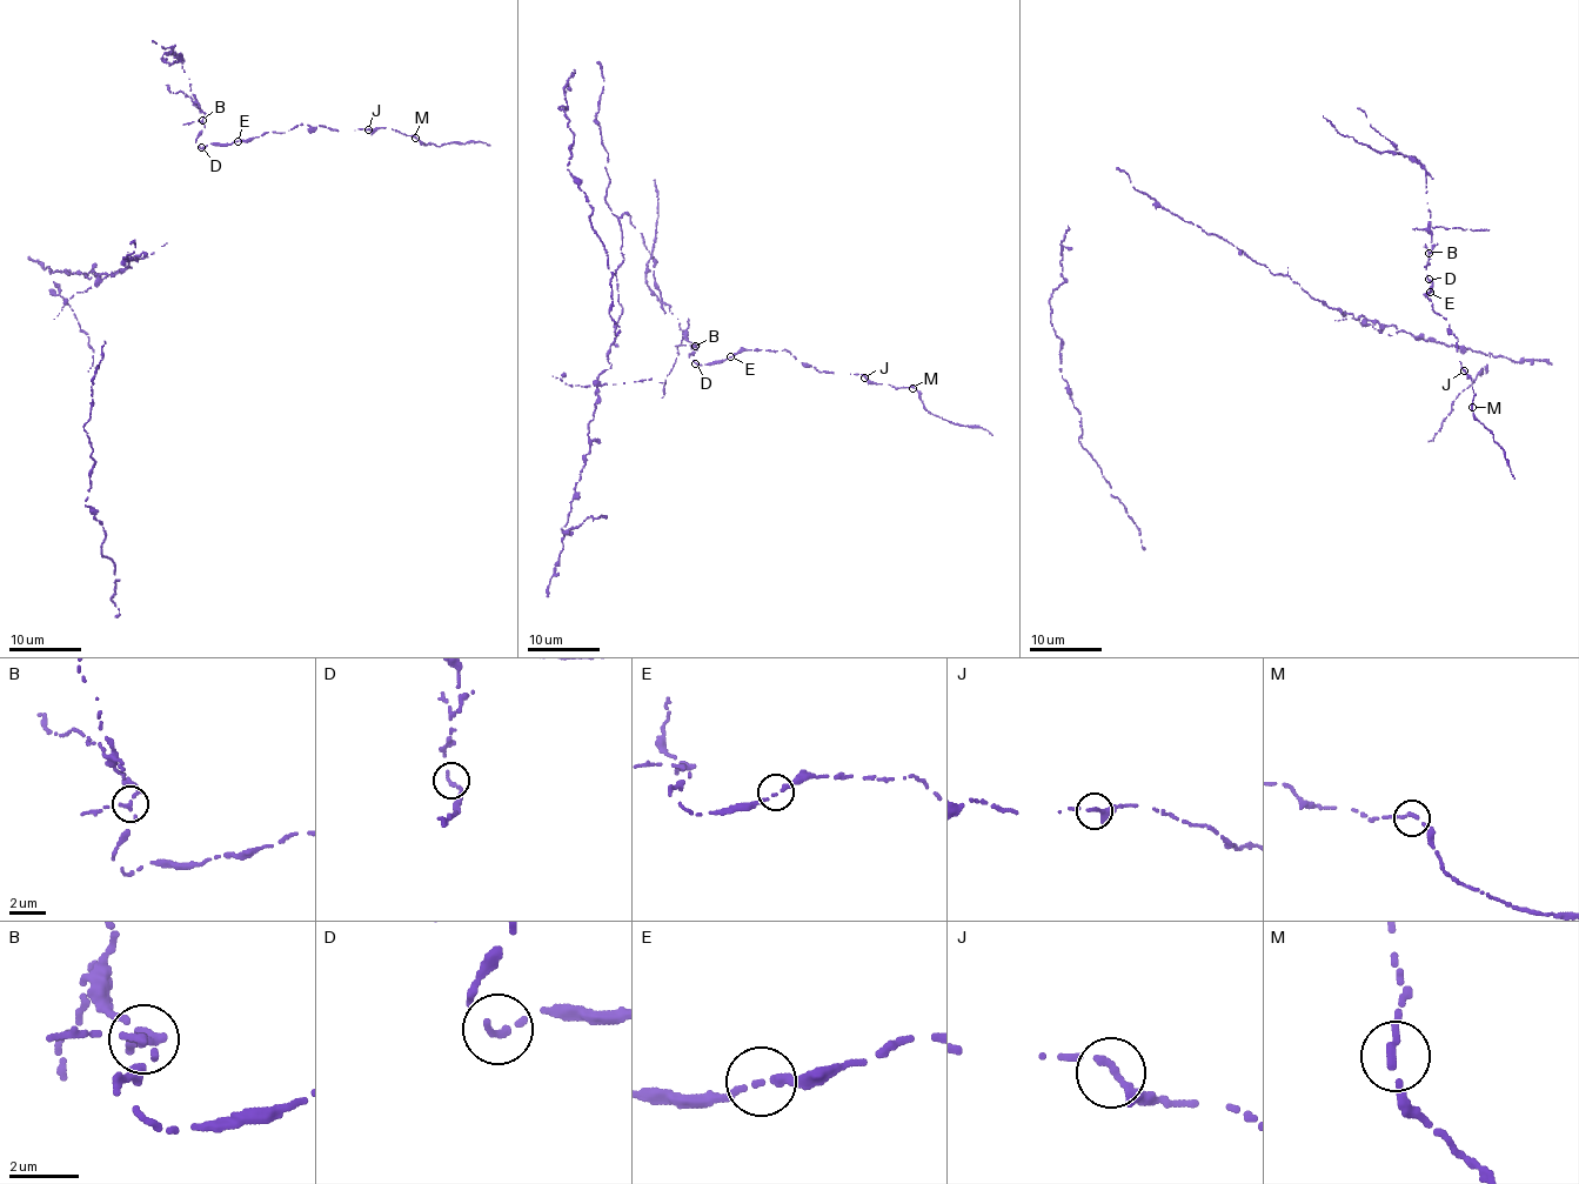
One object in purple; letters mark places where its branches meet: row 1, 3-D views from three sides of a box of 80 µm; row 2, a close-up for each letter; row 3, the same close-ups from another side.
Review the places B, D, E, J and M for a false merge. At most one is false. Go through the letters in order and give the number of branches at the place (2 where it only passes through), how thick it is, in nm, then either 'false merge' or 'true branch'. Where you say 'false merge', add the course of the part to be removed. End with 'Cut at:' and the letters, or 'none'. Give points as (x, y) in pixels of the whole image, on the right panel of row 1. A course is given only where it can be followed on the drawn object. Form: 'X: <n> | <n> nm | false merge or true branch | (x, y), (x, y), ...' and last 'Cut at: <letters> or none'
B: 2 | 200 nm | false merge
D: 1 | 200 nm | true branch
E: 2 | 190 nm | true branch
J: 2 | 200 nm | true branch
M: 2 | 190 nm | true branch
Cut at: B

